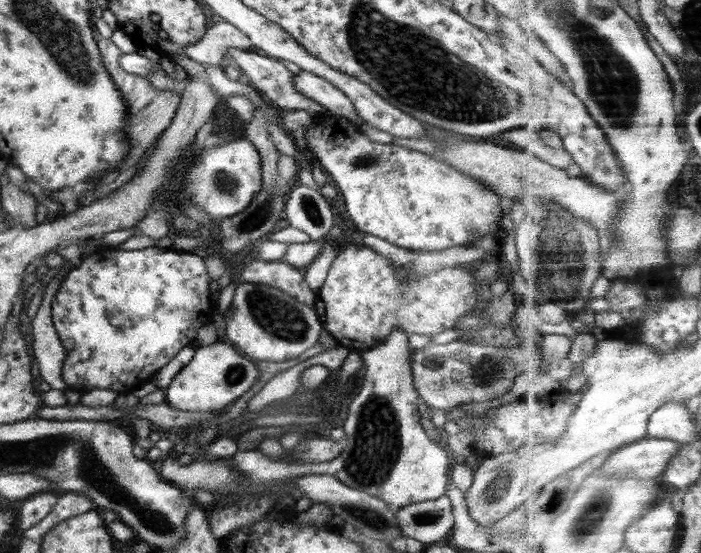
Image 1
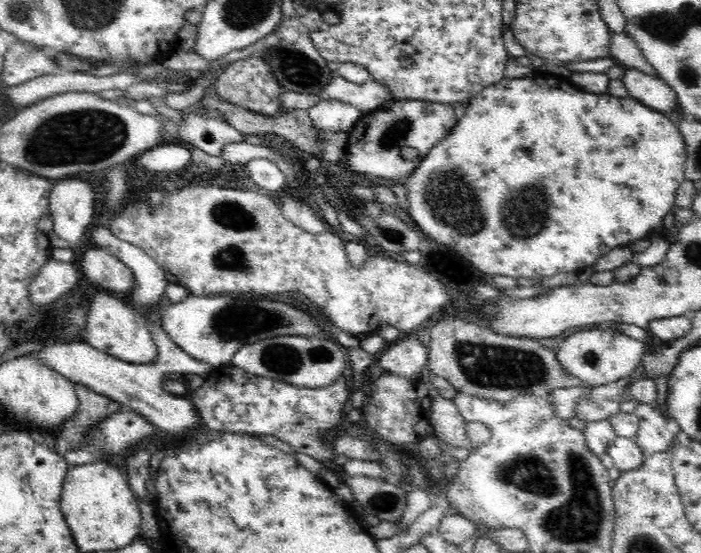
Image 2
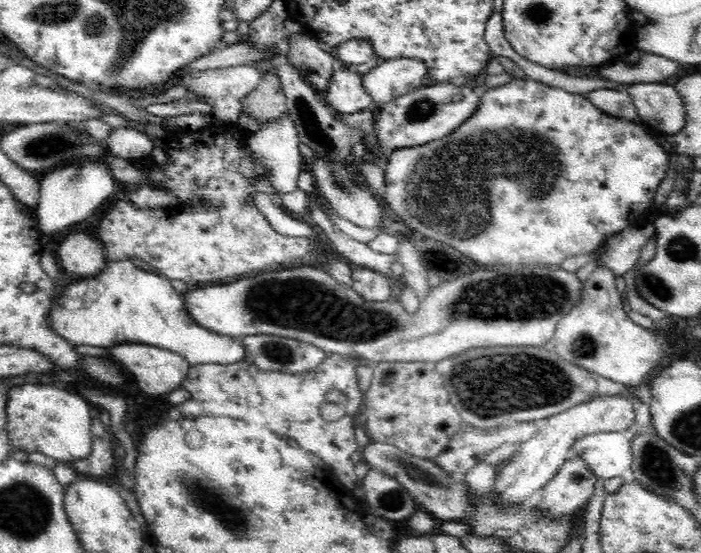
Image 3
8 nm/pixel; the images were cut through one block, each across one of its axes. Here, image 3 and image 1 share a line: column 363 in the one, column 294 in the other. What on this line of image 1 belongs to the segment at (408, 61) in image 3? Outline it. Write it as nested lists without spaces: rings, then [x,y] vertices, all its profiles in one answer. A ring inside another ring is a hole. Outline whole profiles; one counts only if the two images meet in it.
[[[300,70],[297,75],[294,74],[294,87],[302,91],[306,97],[322,103],[330,114],[348,119],[356,127],[363,124],[350,98],[330,84],[326,78],[316,76],[308,70]]]

